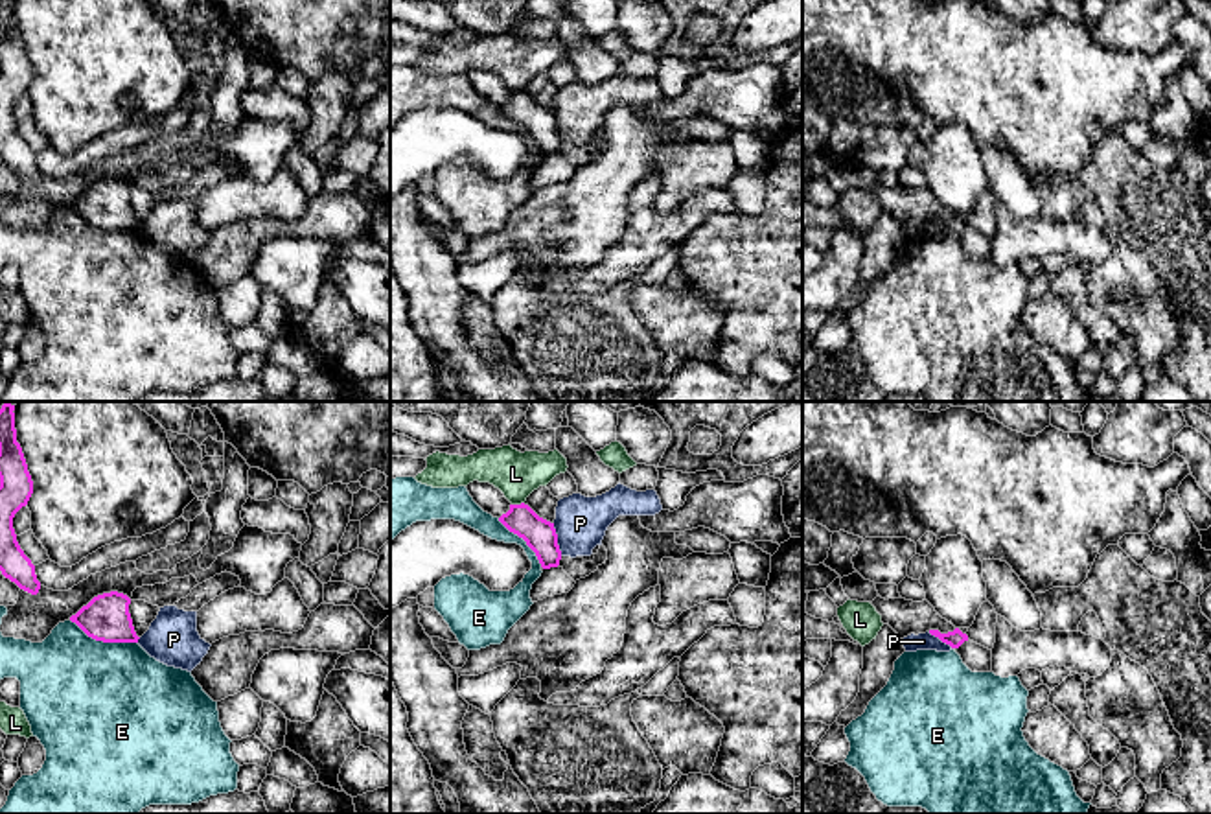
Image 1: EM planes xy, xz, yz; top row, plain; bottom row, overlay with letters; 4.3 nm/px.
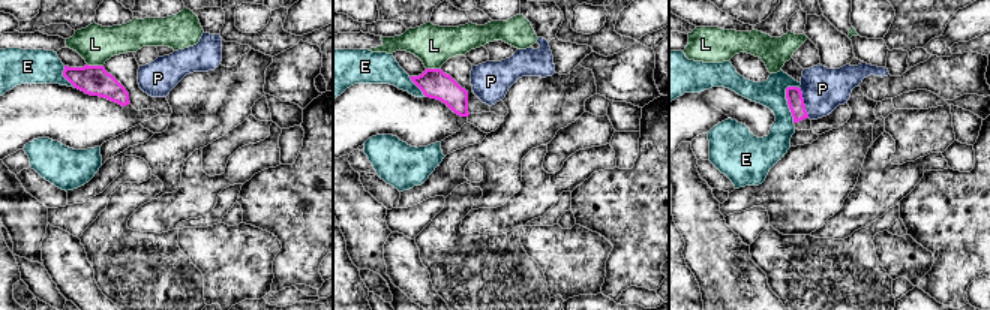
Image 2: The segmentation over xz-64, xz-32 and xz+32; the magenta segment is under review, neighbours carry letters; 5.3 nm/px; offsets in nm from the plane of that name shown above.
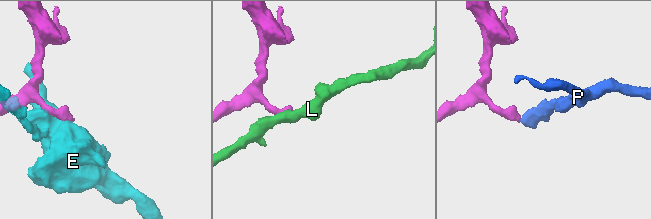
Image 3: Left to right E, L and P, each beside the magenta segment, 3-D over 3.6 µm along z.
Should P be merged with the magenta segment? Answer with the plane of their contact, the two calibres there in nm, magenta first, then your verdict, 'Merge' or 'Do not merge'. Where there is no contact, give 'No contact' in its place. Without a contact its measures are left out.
Touches magenta in xz. Thickness 140 nm (magenta) against 220 nm. Do not merge

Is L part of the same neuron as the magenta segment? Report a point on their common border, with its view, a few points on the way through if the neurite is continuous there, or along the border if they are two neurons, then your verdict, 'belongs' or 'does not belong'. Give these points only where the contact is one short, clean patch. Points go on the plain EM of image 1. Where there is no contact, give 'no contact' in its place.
xz (518, 93) | along xz (523, 89), (512, 93) | does not belong

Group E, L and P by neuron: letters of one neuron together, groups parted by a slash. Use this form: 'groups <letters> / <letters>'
groups E / L / P

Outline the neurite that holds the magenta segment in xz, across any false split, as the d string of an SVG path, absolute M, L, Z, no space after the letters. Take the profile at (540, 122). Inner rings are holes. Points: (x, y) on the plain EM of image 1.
M510 92L499 109L513 122L523 125L536 140L543 157L558 155L561 138L554 110L539 105L528 92Z

